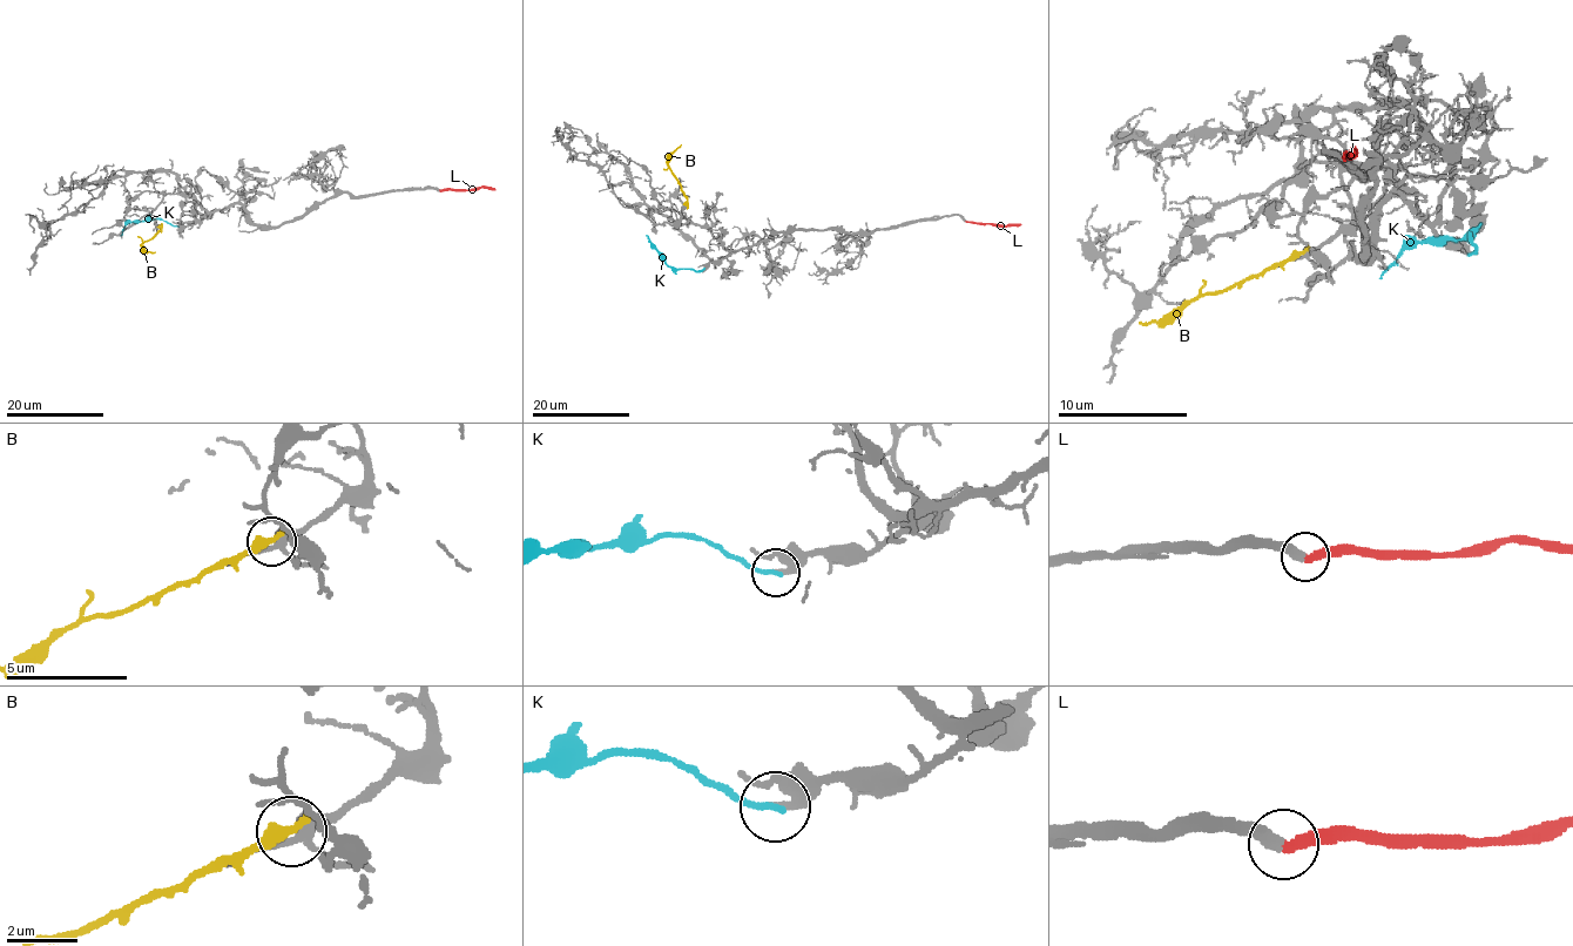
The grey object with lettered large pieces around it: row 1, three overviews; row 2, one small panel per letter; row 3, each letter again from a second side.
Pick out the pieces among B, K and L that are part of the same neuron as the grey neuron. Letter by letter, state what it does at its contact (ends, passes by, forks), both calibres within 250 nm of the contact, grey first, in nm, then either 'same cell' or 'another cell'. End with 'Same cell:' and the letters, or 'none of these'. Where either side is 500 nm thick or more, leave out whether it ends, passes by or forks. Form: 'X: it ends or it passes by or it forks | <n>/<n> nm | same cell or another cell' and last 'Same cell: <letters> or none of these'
B: 320/550 nm | another cell
K: it ends | 320/190 nm | another cell
L: it ends | 280/260 nm | same cell
Same cell: L

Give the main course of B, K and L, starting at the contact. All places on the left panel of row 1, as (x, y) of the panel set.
B: (160, 225), (141, 244), (147, 251), (155, 251)
K: (177, 225), (159, 218), (130, 221), (120, 236)
L: (440, 190), (495, 189)

